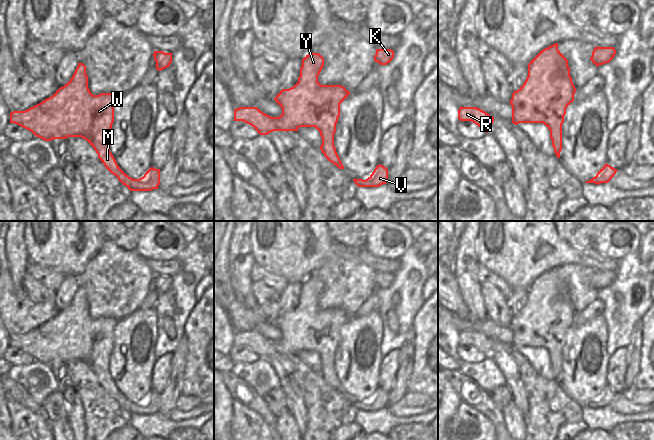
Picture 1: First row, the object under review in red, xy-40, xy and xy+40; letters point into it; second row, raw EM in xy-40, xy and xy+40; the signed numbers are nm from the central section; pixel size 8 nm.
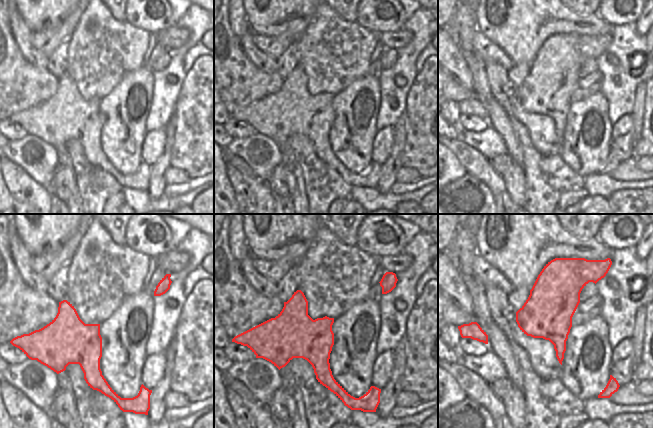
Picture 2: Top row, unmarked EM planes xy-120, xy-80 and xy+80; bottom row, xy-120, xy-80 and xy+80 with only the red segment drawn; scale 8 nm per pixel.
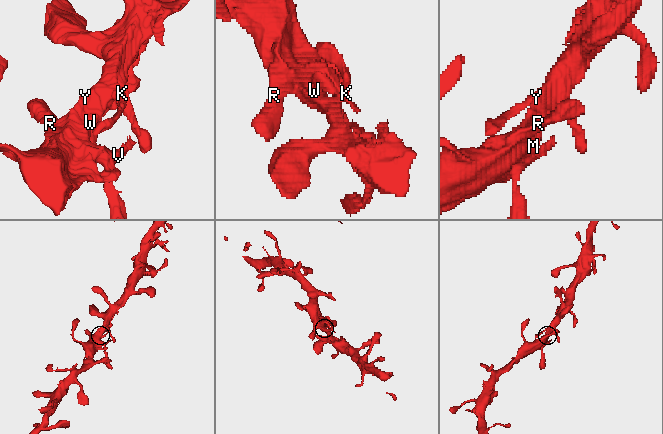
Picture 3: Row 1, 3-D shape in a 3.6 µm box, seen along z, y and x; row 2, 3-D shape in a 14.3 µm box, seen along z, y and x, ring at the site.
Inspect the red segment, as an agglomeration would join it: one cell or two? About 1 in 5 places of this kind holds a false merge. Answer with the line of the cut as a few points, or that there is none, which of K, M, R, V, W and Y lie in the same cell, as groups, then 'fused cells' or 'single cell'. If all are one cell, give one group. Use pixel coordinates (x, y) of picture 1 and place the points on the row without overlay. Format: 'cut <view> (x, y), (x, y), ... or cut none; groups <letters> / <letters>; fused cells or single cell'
cut none; groups K M R V W Y; single cell

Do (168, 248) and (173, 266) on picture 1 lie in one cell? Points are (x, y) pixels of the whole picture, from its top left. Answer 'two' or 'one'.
two

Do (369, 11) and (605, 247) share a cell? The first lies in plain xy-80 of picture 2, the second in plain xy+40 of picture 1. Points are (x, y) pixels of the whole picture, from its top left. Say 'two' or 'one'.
one

